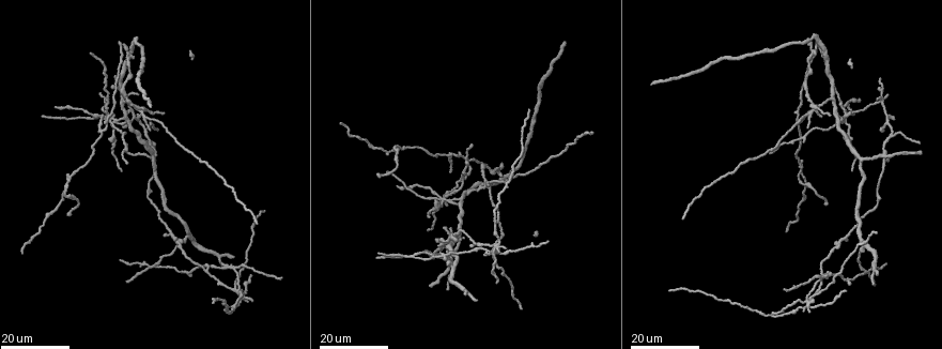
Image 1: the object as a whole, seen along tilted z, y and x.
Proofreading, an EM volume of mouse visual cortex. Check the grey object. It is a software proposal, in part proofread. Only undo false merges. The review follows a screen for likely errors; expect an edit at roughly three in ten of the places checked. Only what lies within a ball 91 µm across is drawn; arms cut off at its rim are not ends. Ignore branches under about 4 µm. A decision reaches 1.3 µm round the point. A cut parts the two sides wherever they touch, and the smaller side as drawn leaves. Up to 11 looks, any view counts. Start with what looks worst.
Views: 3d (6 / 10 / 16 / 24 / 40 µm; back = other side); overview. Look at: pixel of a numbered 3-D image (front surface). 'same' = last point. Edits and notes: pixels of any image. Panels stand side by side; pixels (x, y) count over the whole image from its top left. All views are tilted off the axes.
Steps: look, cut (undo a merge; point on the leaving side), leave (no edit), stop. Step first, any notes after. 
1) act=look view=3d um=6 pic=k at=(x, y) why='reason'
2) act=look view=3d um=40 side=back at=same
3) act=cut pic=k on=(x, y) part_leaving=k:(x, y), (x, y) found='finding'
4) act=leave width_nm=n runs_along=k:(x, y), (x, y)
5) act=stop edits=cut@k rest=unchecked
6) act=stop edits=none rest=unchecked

act=look view=3d um=16 pic=1 at=(102, 131) why='arms part here'

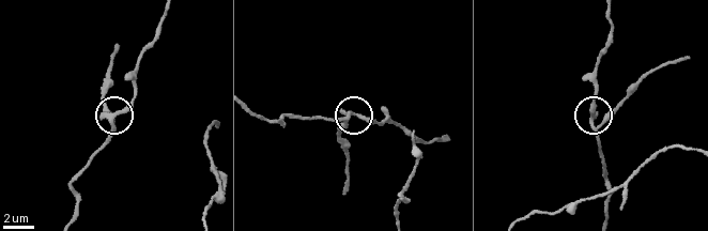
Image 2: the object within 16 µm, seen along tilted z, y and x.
act=look view=3d um=6 pic=2 at=(599, 126) why='closer look'

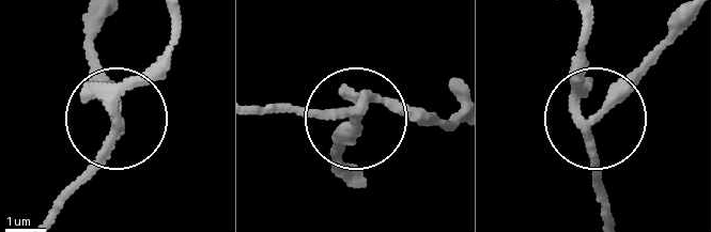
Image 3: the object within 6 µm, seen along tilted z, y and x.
act=cut pic=3 on=(338, 142) width_nm=240 part_leaving=3:(598, 116), (675, 25) found='two neurons meet here'

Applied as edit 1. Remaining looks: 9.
act=look view=3d um=16 pic=1 at=(411, 256) why='side arm on a straight run'

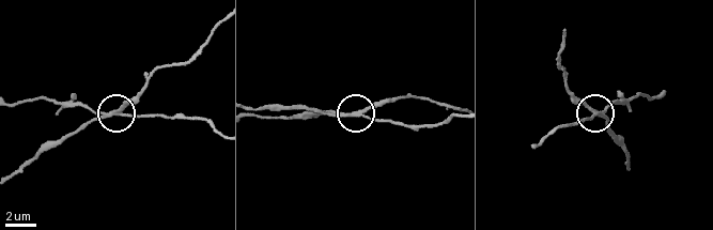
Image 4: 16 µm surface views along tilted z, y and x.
act=look view=3d um=10 pic=4 at=(364, 115)

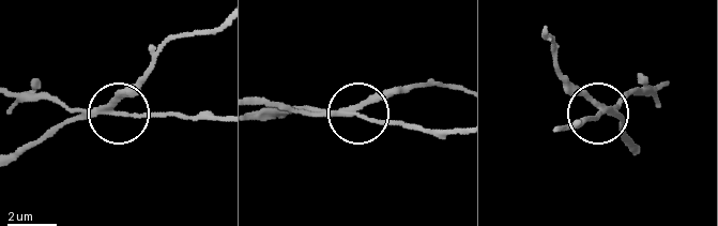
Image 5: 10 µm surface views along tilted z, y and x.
act=cut pic=5 on=(63, 106) width_nm=180 found='two neurons meet here'

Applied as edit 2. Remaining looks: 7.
act=look view=3d um=24 pic=1 at=(799, 171) why='branch point'

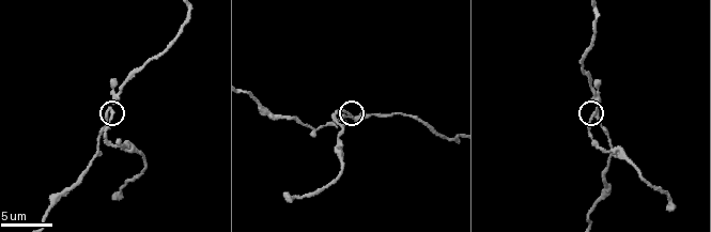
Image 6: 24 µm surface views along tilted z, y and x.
act=look view=3d um=10 pic=6 at=(598, 112)

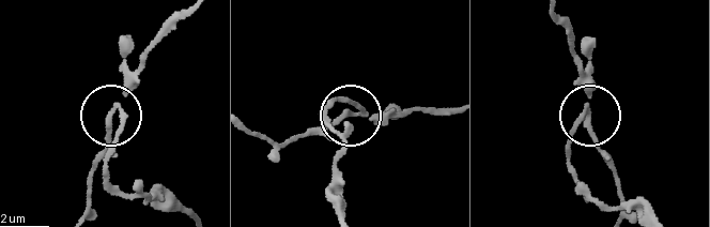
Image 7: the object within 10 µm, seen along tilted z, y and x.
act=cut pic=7 on=(350, 100) width_nm=160 part_leaving=7:(363, 117), (348, 102), (329, 105), (342, 152), (338, 214) found='two neurons meet here'

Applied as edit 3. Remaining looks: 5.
act=look view=3d um=24 pic=1 at=(140, 109) why='four or more arms meet'

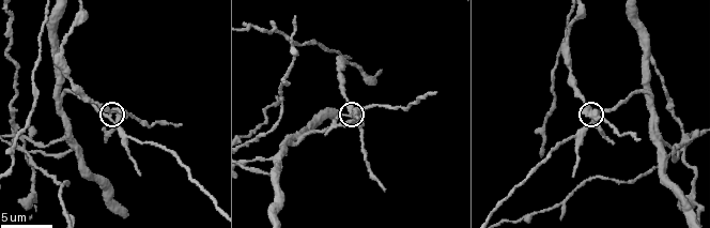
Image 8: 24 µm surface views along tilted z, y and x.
act=look view=3d um=10 pic=8 at=(111, 116) why='closer look'

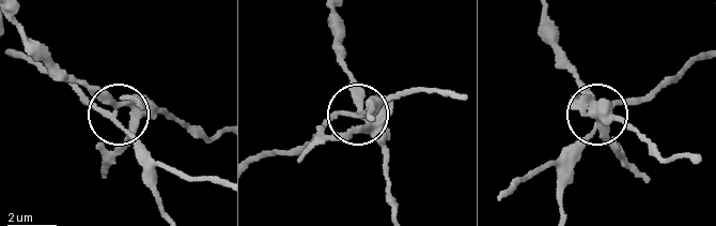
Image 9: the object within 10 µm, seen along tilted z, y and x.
act=cut pic=9 on=(150, 116) width_nm=240 part_leaving=9:(114, 107), (16, 23) found='a second neuron is stuck on'

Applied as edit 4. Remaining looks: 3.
act=look view=overview

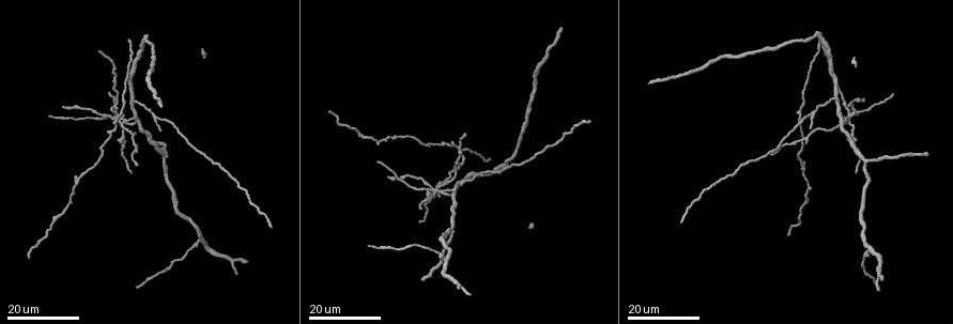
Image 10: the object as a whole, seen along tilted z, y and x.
act=look view=3d um=24 pic=10 at=(837, 98) why='three-way junction'

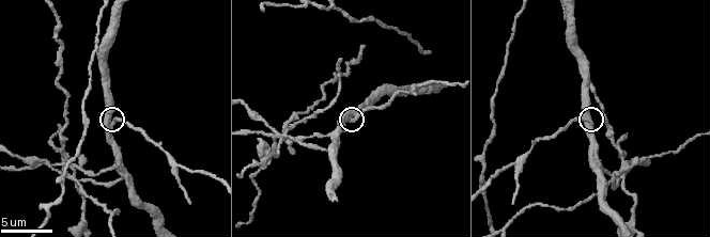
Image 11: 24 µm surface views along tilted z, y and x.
act=look view=3d um=10 pic=11 at=(115, 117) why='closer look'

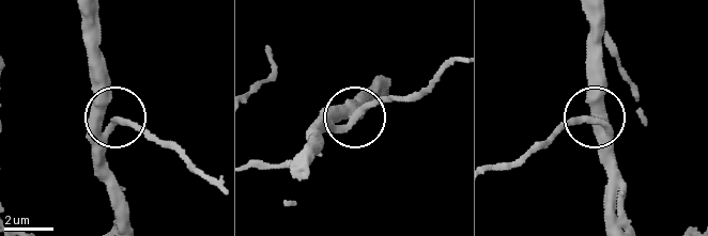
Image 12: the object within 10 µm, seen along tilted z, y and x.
act=leave runs_along=12:(624, 219), (608, 126), (580, 116), (552, 131) found='one neuron here'

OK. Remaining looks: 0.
act=stop edits=cut@3,cut@5,cut@7,cut@9 rest=unchecked

